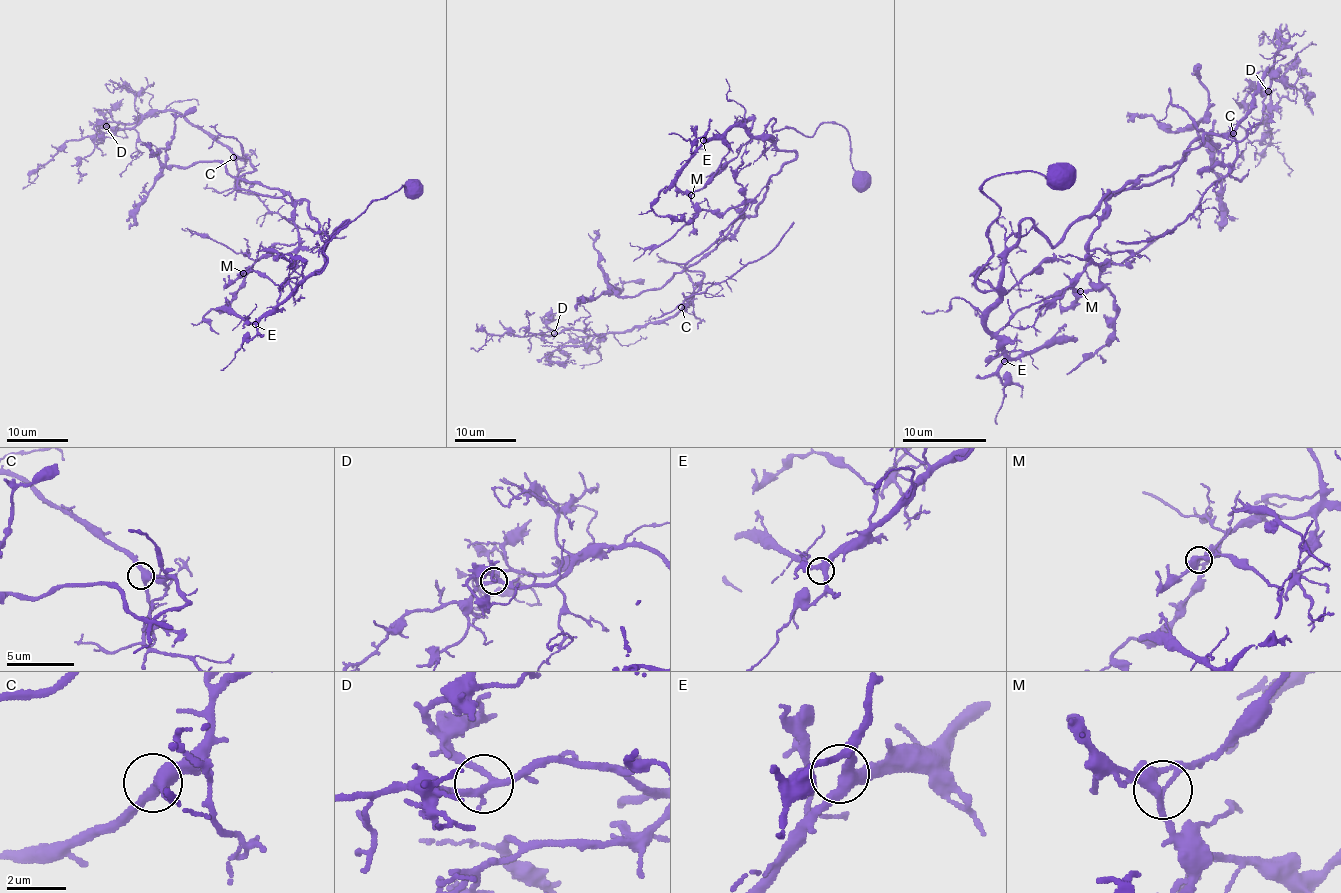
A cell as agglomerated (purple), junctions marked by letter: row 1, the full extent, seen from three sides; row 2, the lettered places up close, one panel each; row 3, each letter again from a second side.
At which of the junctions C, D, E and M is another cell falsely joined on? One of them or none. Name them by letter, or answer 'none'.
M

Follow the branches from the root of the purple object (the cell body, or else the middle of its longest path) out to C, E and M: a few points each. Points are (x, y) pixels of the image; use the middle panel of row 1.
C: (861, 180), (842, 126), (776, 129), (772, 141), (795, 157), (756, 214), (687, 269), (701, 281), (681, 307)
E: (861, 180), (853, 183), (849, 132), (836, 123), (810, 137), (790, 128), (752, 137), (730, 126), (703, 140)
M: (861, 180), (836, 123), (772, 138), (733, 126), (718, 171), (690, 195)

